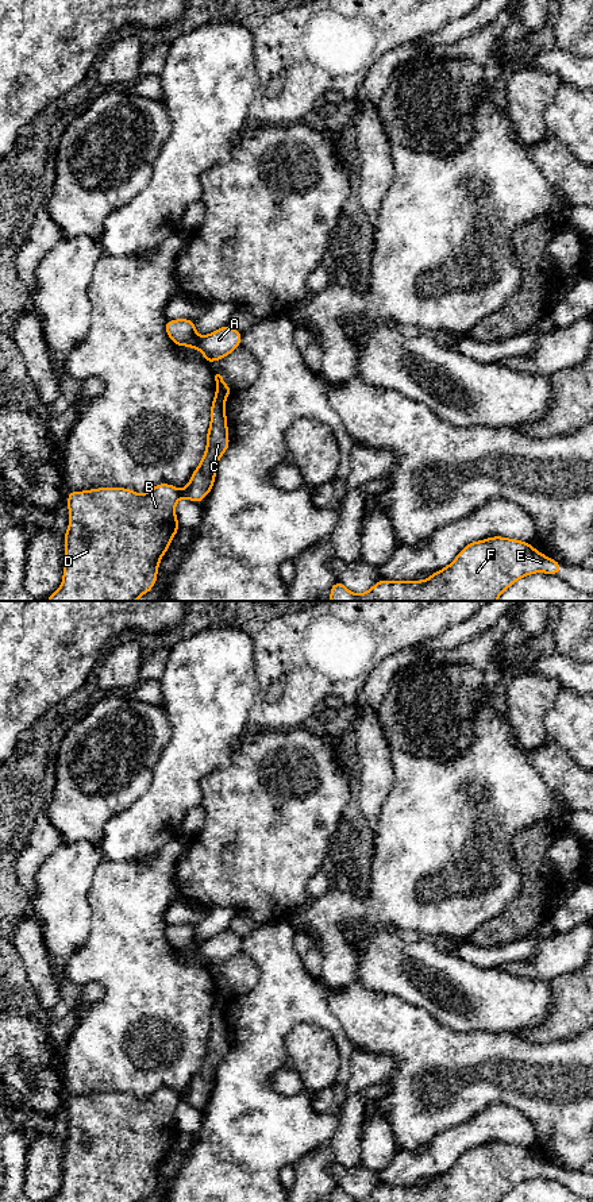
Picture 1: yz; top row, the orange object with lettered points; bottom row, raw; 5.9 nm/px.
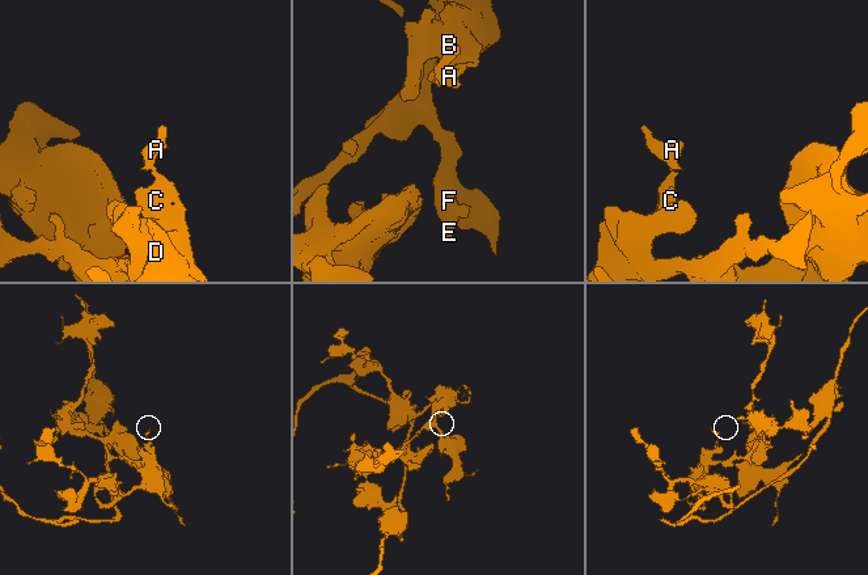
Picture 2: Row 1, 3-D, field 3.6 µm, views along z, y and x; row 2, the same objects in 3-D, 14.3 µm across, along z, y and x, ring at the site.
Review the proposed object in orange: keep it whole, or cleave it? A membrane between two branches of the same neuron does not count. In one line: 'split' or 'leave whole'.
split

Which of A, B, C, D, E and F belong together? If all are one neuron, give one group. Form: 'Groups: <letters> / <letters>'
Groups: A / B C D E F

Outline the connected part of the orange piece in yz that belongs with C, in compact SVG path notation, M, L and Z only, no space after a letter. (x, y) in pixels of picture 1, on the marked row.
M219 389L213 396L207 448L185 489L162 482L145 494L126 488L69 492L70 520L63 535L63 578L59 589L46 601L136 601L154 587L159 560L180 528L174 512L177 501L185 497L193 502L203 502L213 486L217 461L228 450L226 397Z

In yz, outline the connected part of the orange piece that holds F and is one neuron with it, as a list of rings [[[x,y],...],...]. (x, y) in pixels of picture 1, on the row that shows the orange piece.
[[[493,536],[469,543],[444,569],[434,573],[426,581],[385,581],[380,579],[363,594],[346,589],[338,579],[330,592],[331,601],[497,601],[502,592],[517,579],[546,573],[558,575],[562,563],[538,552],[531,543]]]

